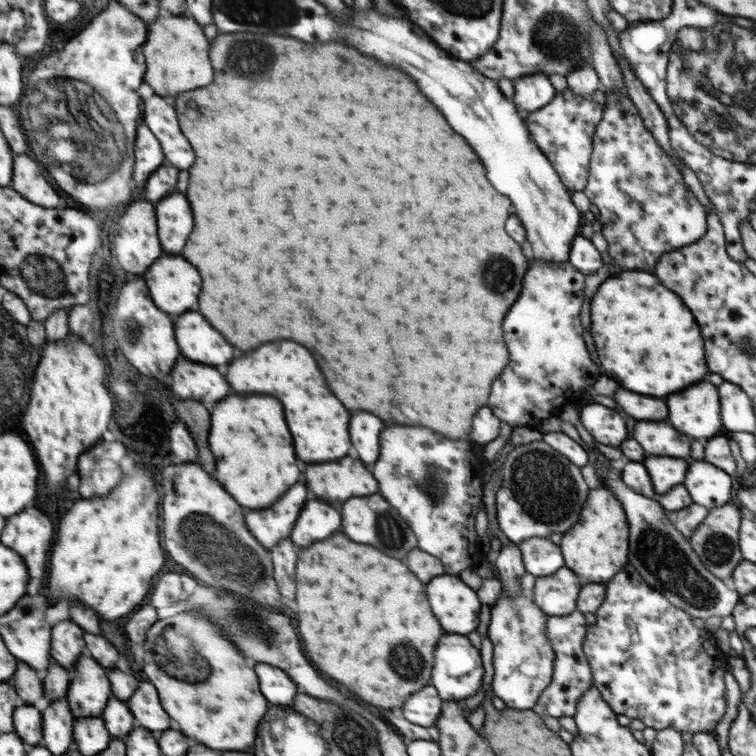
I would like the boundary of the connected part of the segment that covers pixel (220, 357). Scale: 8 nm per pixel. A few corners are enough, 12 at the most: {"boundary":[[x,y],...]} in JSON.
{"boundary":[[202,312],[178,320],[184,356],[230,364],[234,348]]}

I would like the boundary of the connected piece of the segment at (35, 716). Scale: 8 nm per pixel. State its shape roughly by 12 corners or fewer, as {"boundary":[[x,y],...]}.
{"boundary":[[19,706],[17,734],[30,747],[43,744],[45,717],[36,706]]}

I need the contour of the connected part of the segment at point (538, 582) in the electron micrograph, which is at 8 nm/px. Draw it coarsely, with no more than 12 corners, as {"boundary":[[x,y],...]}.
{"boundary":[[578,575],[536,577],[531,592],[549,616],[576,610]]}

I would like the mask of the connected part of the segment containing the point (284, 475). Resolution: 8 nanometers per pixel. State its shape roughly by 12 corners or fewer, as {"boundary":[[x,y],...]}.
{"boundary":[[230,396],[208,442],[238,504],[268,508],[300,468],[280,400]]}

